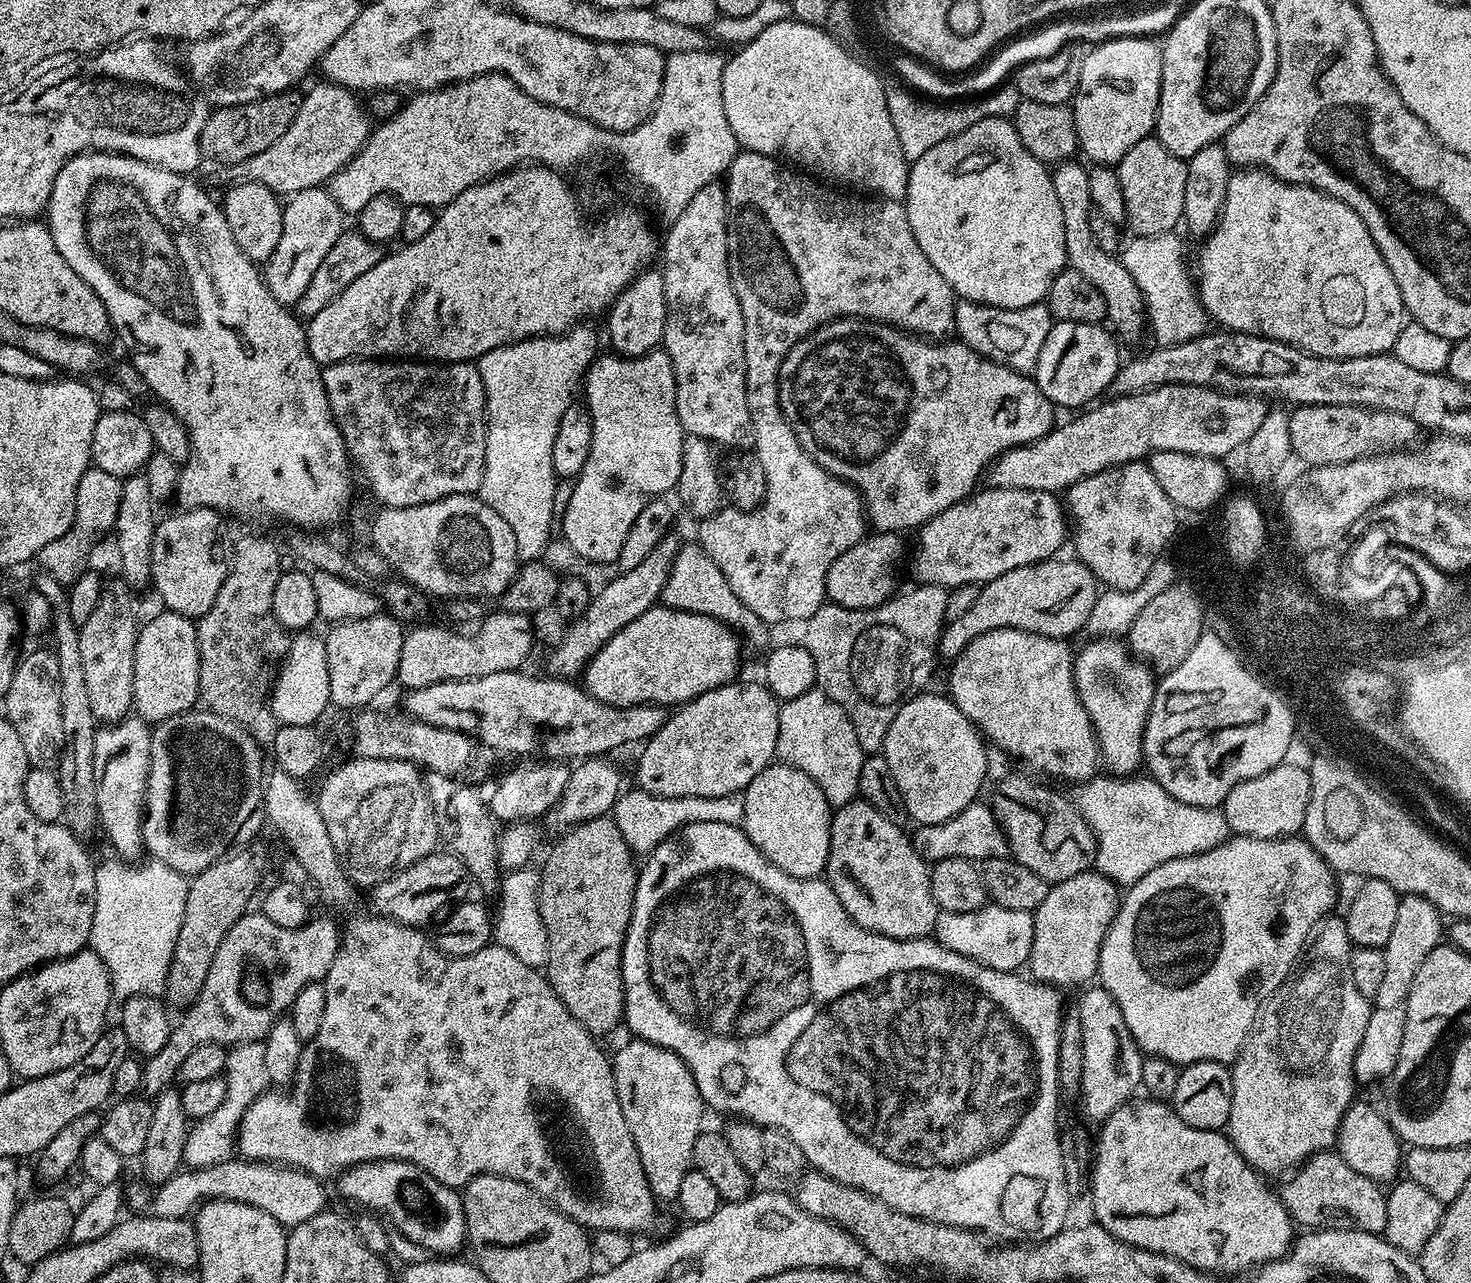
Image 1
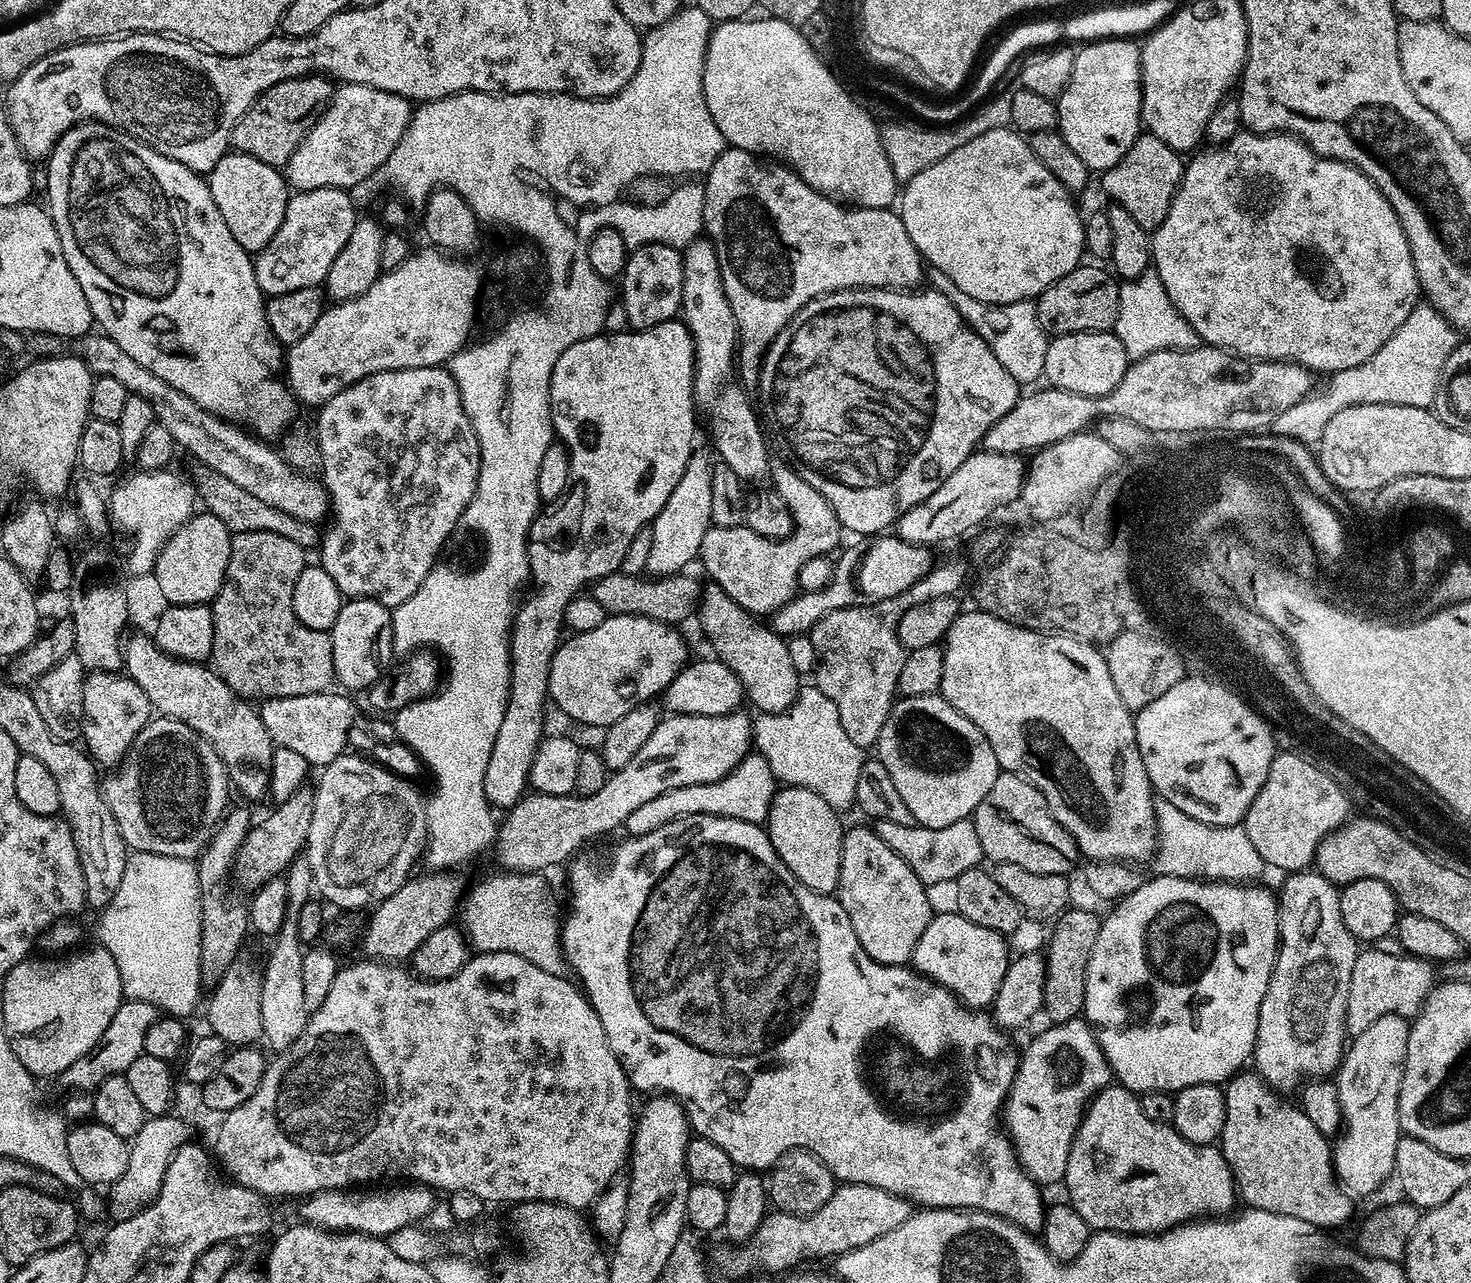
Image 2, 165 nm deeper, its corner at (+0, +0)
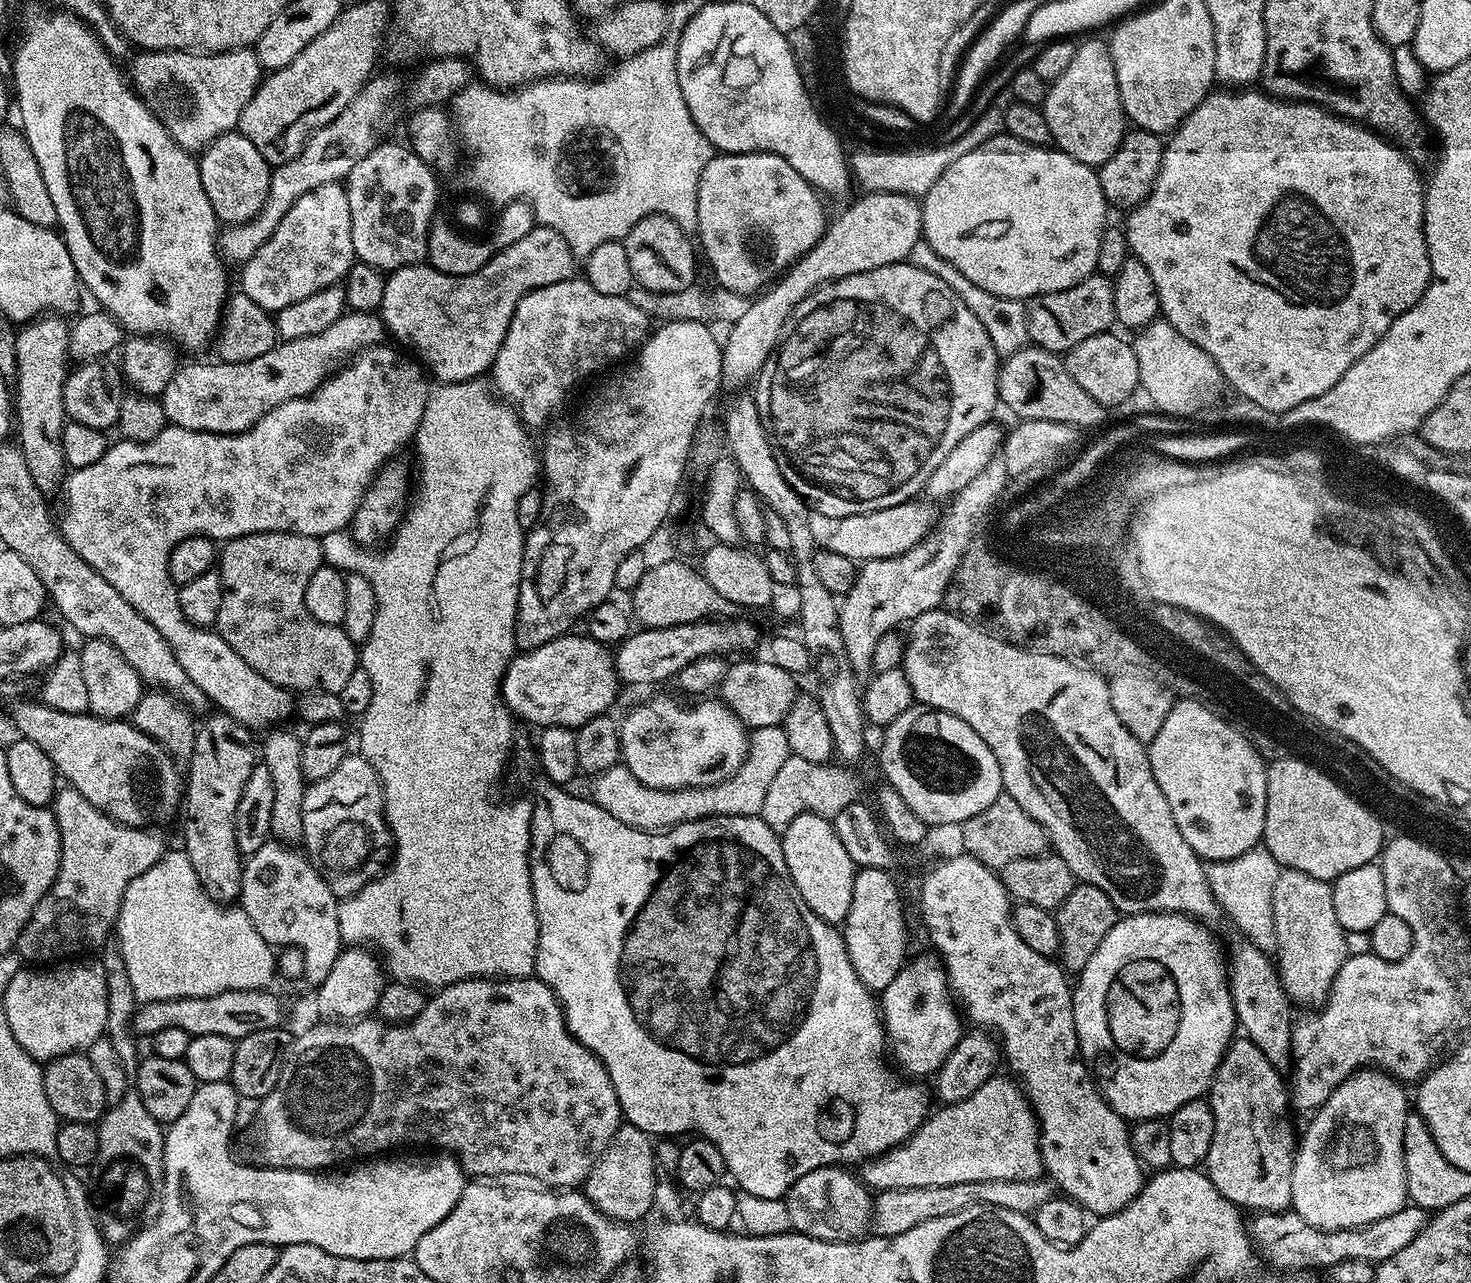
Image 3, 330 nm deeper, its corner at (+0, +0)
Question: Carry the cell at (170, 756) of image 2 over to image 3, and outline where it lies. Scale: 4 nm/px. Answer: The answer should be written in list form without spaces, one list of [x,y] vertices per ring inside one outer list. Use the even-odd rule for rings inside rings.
[[[33,698],[33,700],[23,700],[24,699],[21,699],[19,702],[16,702],[21,702],[21,704],[16,704],[12,708],[12,724],[20,731],[17,733],[19,733],[23,739],[34,742],[38,746],[42,746],[42,750],[46,750],[46,758],[50,758],[50,762],[54,762],[57,773],[59,773],[63,779],[65,776],[65,778],[68,779],[65,781],[67,781],[71,787],[76,788],[88,802],[94,806],[98,806],[98,810],[102,810],[107,816],[117,820],[119,824],[125,824],[131,828],[164,826],[160,824],[166,823],[175,812],[177,815],[178,809],[182,804],[182,793],[186,788],[185,781],[182,779],[182,768],[181,765],[180,768],[176,765],[179,763],[174,759],[172,753],[169,752],[167,748],[164,748],[163,745],[159,744],[157,740],[150,738],[142,730],[138,730],[136,725],[129,722],[127,719],[104,720],[100,716],[93,716],[91,714],[62,714],[62,710],[54,710],[50,706],[43,704],[39,699]]]

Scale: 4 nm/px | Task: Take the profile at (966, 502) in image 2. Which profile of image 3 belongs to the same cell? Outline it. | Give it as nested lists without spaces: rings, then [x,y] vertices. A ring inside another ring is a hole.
[[[913,498],[898,506],[874,510],[866,514],[854,514],[835,521],[828,532],[827,551],[842,554],[857,562],[897,556],[922,543],[934,527],[933,517],[920,513],[919,499]]]

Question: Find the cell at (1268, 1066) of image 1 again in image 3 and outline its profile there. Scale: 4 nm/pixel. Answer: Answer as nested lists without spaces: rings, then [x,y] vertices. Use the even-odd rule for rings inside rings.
[[[1283,869],[1274,882],[1274,930],[1274,963],[1289,1001],[1297,1005],[1323,1004],[1338,970],[1342,970],[1342,962],[1349,957],[1344,927],[1334,914],[1331,883],[1310,878],[1302,870]]]

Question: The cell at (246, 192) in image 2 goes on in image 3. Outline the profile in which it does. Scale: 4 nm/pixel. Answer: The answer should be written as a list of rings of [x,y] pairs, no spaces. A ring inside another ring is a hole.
[[[238,130],[227,132],[199,153],[198,163],[202,190],[206,190],[206,198],[210,198],[210,206],[221,225],[241,224],[254,218],[254,214],[262,210],[270,190],[272,168],[266,158],[258,154],[250,138],[246,138]]]

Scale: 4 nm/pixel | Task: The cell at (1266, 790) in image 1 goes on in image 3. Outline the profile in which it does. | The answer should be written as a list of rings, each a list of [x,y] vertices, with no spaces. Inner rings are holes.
[[[1285,758],[1268,764],[1263,847],[1274,854],[1281,869],[1302,870],[1302,874],[1310,874],[1310,878],[1329,882],[1346,874],[1346,870],[1358,870],[1358,866],[1373,863],[1386,843],[1384,828],[1380,825],[1381,817],[1367,804],[1361,803],[1344,784],[1337,782],[1316,764],[1304,758],[1296,759],[1300,760]]]

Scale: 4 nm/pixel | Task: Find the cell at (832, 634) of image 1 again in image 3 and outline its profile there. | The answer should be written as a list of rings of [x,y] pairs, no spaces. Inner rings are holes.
[[[960,512],[960,524],[952,524],[948,532],[939,532],[933,527],[918,546],[897,556],[866,560],[859,565],[856,581],[852,589],[843,593],[837,614],[842,642],[845,643],[849,664],[856,674],[871,669],[878,638],[899,629],[900,623],[911,622],[923,612],[943,605],[944,592],[966,554],[968,520],[964,520],[964,516],[972,520],[972,512]]]

